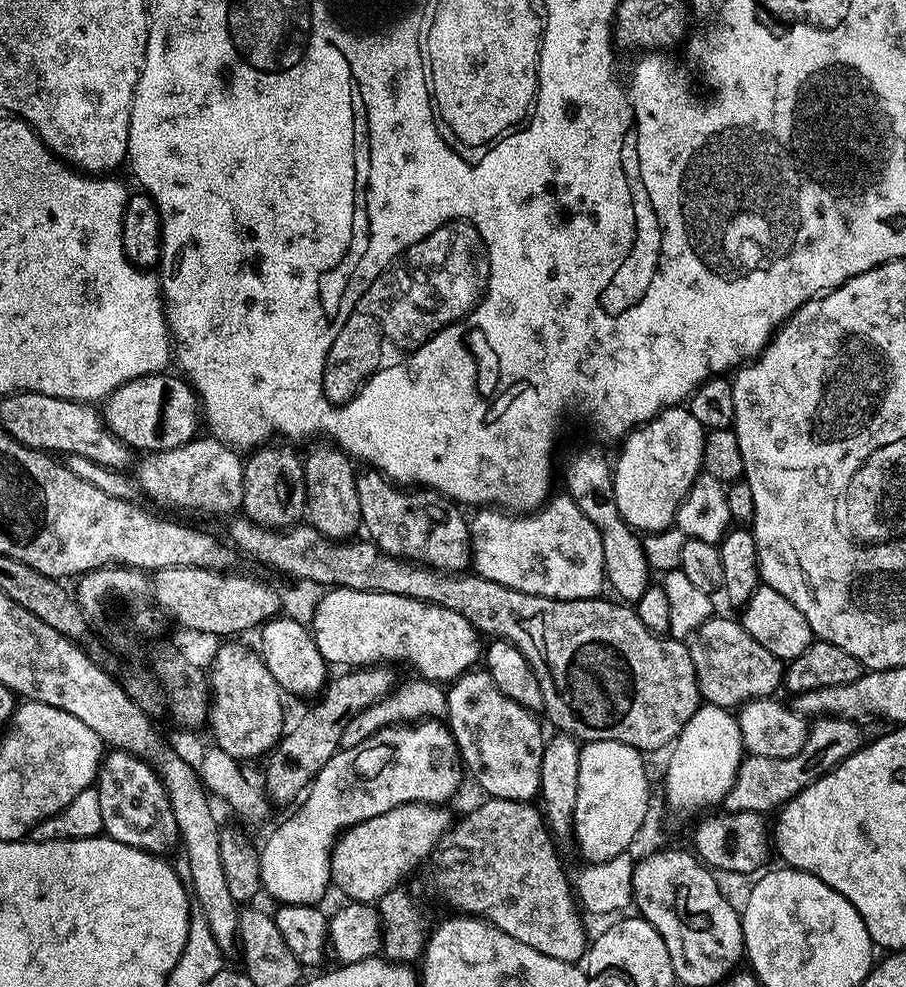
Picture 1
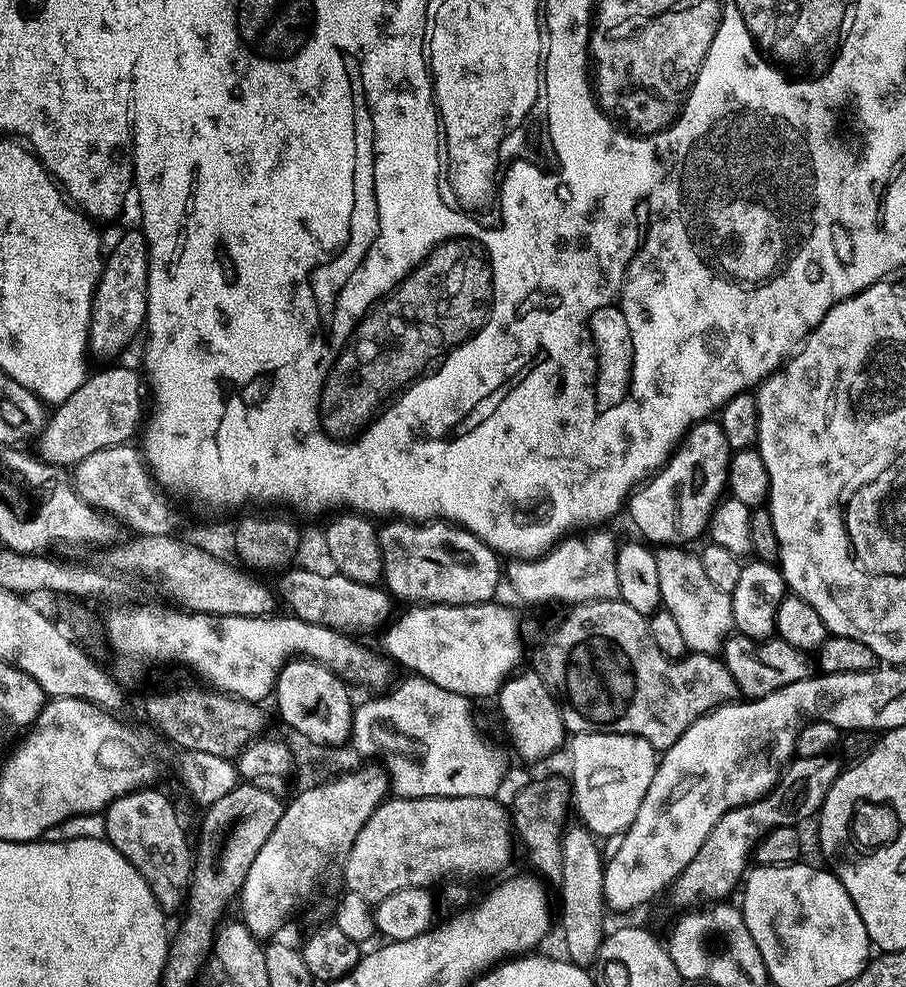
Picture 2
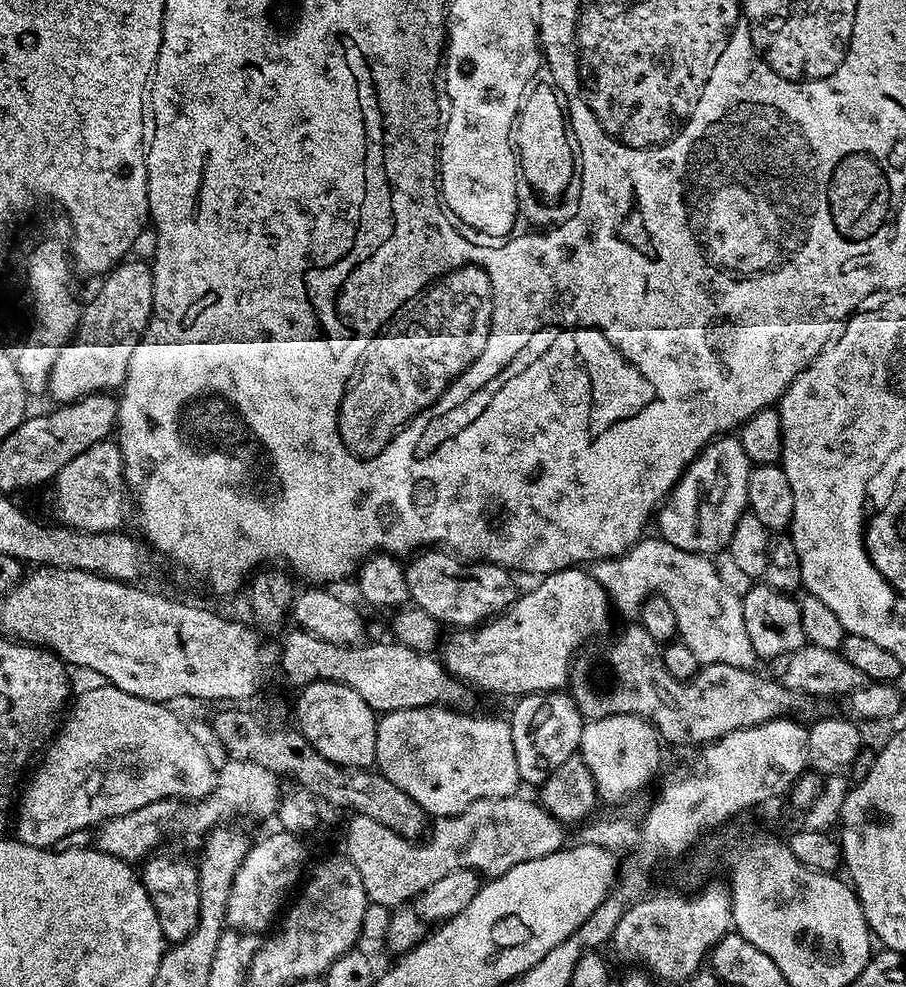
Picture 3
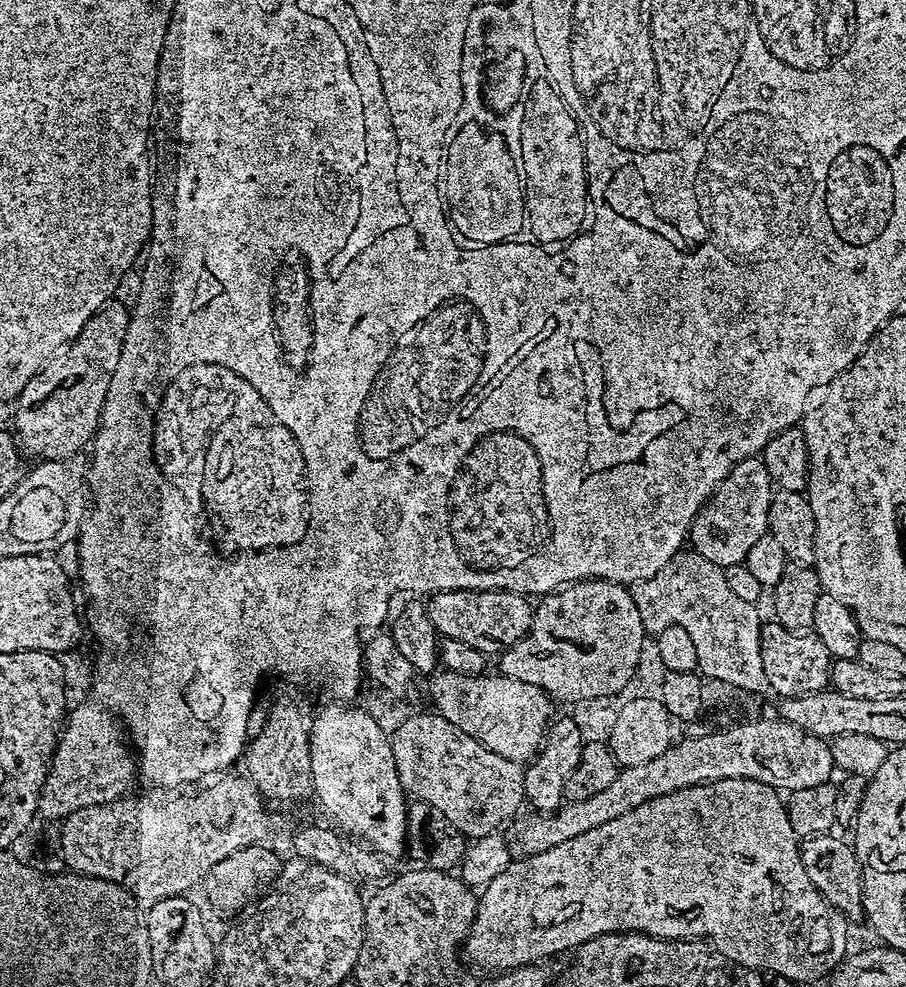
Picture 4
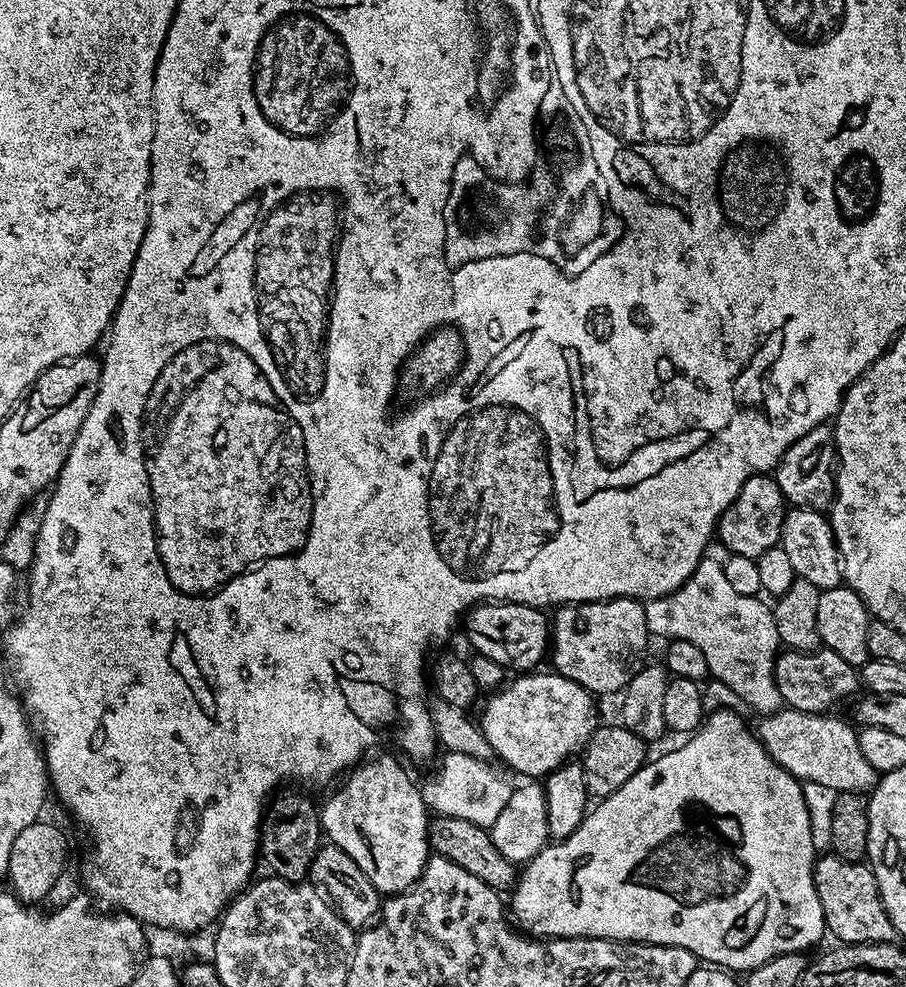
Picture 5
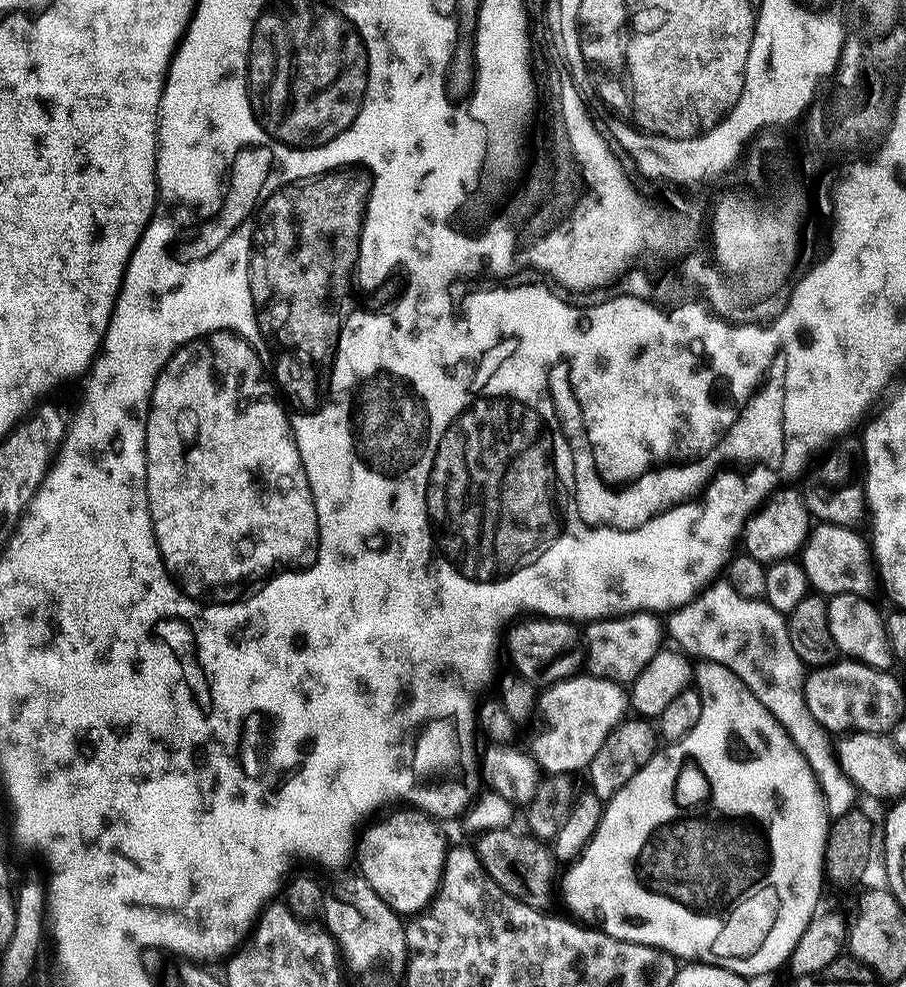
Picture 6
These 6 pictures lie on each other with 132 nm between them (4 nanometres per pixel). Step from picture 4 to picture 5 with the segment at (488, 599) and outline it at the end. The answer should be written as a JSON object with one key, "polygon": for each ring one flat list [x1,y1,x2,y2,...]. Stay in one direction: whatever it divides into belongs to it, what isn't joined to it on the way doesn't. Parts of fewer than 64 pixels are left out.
{"polygon":[[481,602,467,613,462,628,468,631,473,653,493,659,505,670,513,668,513,673,528,674,539,669,550,652,550,620,544,615,529,604]]}

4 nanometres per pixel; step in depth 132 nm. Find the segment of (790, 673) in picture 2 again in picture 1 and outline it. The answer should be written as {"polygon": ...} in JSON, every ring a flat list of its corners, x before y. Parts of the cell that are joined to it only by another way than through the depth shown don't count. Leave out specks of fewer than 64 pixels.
{"polygon":[[720,614,713,615,711,620,692,633,688,649,701,697,719,708,736,710,748,700,771,697,775,693,772,691,776,687,779,689,784,679,785,661,770,654,762,642,754,642,739,619,727,620]]}

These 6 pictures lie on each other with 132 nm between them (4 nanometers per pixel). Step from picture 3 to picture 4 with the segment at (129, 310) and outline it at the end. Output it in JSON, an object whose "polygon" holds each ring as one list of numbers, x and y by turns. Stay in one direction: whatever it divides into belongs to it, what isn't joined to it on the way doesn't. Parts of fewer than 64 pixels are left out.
{"polygon":[[108,302,104,307,99,308,90,318,90,322,86,322,86,326,82,326,78,338,53,354,41,366,38,374,34,374,34,378,30,378,30,382,26,382,26,386,20,392,18,403,15,405,17,408,14,436,19,447,29,457,31,457,30,455,36,456,37,461,42,461,80,456,83,453,83,448,85,447,85,451,93,443,100,426,100,415,106,402,106,390,110,390,110,378,118,366,118,354,122,354,122,342,126,338,128,329,129,309,116,303]]}

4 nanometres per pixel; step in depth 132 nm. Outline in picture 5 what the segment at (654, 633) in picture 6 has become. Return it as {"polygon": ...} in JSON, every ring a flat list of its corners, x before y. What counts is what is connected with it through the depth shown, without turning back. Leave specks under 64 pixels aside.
{"polygon":[[619,596,617,600,595,600,589,604,566,604,555,609,554,627,550,632,550,664,560,676,578,682,588,692,623,693,633,674,645,663,644,651,648,648,650,633,646,626,644,604,631,596]]}

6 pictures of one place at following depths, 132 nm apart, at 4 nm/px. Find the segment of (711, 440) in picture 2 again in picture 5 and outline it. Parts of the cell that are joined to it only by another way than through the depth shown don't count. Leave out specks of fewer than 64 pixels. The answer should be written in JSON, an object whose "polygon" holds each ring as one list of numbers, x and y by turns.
{"polygon":[[754,474,742,486,735,502,722,514,718,525,721,540,733,556,745,556,751,560,777,547,784,526,786,501,775,479,768,474]]}

